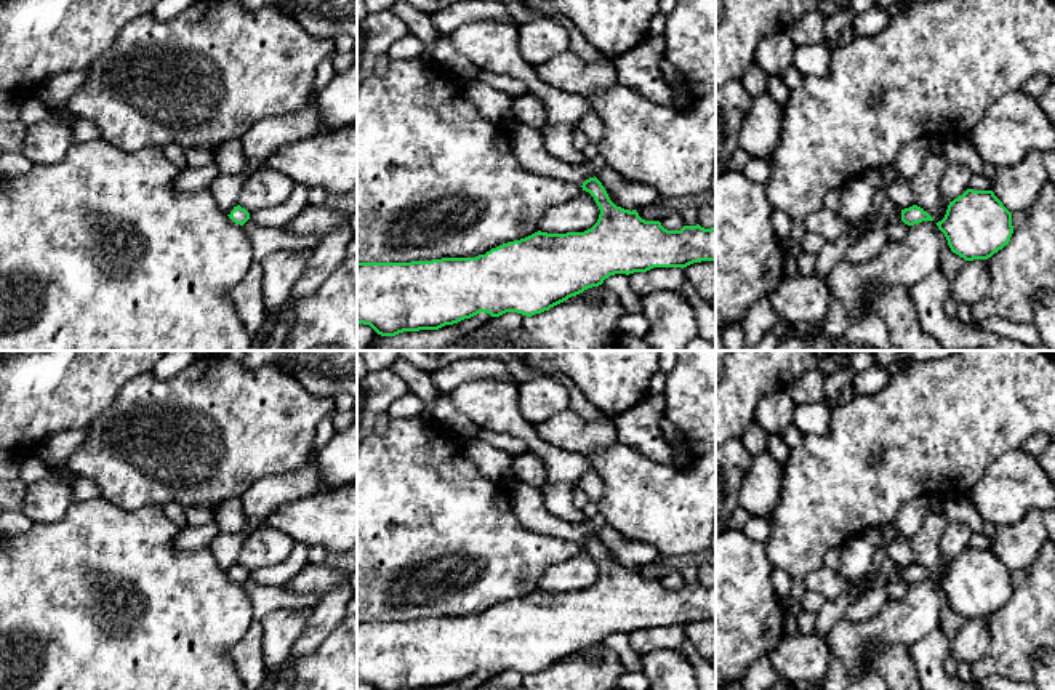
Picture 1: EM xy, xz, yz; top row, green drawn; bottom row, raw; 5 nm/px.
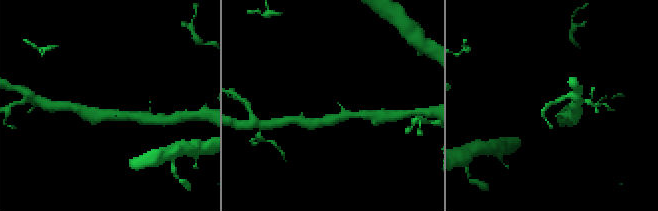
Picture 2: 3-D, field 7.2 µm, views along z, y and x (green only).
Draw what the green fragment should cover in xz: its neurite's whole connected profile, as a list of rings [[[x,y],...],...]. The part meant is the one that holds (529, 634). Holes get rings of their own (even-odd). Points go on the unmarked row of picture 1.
[[[594,535],[583,541],[599,568],[597,581],[584,591],[535,591],[503,602],[475,616],[442,616],[411,621],[357,621],[357,682],[375,690],[439,688],[480,671],[527,676],[599,645],[615,632],[647,631],[653,626],[687,626],[716,620],[716,586],[700,583],[668,589],[660,580],[645,580],[636,568],[616,565]]]

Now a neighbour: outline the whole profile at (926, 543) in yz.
[[[941,496],[925,498],[922,525],[911,538],[916,564],[927,570],[933,576],[933,581],[945,576],[949,564],[941,554],[941,540],[948,525],[943,512],[945,499]]]

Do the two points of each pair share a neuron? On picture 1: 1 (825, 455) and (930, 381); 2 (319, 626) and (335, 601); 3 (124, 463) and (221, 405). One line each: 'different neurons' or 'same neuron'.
1: same neuron
2: same neuron
3: same neuron

